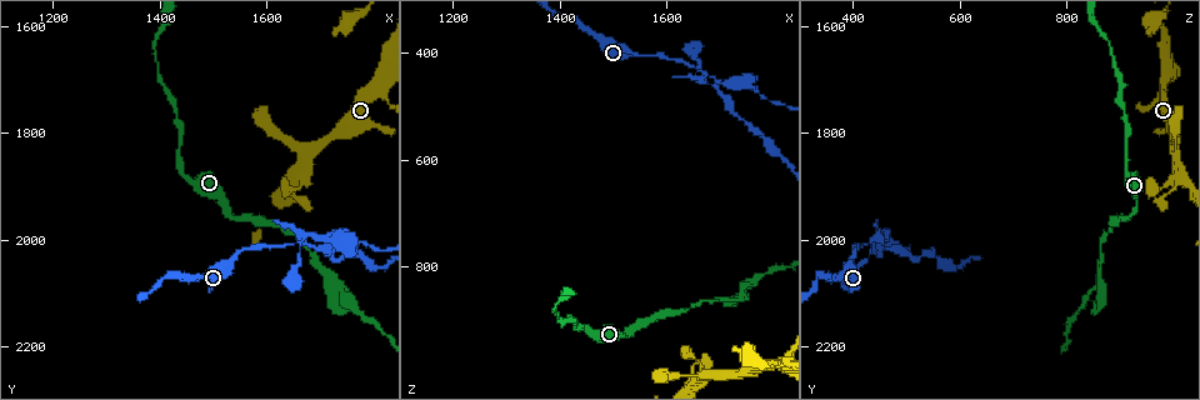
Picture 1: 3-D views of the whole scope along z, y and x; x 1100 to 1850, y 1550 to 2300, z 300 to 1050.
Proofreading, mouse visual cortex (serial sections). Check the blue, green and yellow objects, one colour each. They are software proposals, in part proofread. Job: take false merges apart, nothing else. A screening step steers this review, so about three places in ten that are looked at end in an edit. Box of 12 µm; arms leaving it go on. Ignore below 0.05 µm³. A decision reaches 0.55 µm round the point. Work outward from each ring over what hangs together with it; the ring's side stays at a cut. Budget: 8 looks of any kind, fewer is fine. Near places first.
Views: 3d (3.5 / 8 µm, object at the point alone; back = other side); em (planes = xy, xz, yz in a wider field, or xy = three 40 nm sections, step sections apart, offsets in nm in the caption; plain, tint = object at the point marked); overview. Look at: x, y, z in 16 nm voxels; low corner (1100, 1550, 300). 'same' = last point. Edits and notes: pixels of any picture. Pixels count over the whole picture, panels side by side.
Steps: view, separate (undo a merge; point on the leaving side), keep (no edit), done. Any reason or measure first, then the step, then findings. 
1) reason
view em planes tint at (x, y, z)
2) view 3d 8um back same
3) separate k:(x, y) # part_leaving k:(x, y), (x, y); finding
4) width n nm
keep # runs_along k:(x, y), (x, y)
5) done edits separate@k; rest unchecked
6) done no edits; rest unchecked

four-way junction
view 3d 3.5um at (1665, 1995, 445)

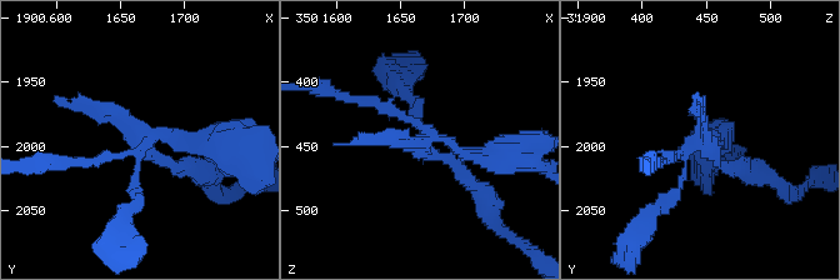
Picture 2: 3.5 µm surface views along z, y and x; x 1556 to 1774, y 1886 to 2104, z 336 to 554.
view em xy step 3 tint at (1670, 1998, 440)

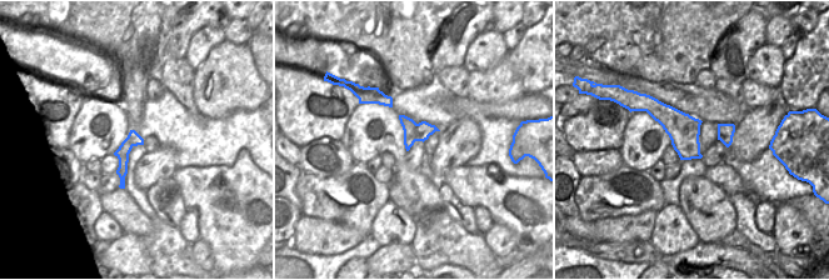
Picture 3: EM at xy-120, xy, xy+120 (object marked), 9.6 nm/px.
width 180 nm
separate 2:(415, 99) # part_leaving 2:(424, 135), (489, 211); a second cell is stuck on

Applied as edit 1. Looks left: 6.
view 3d 3.5um at (1730, 2090, 860)

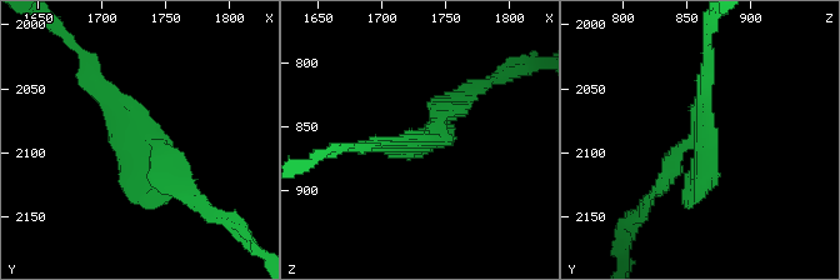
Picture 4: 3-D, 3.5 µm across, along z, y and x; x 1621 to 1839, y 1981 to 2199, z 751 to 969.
view em xy step 1 tint at (1726, 2086, 862)

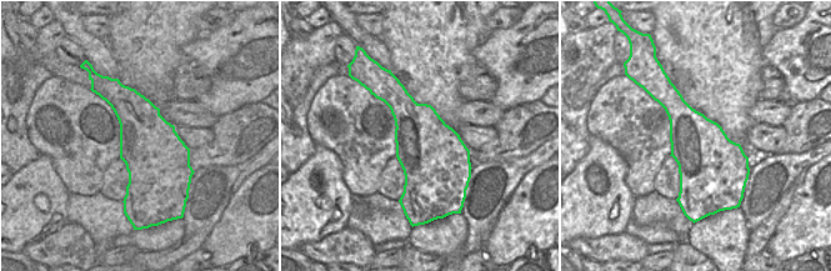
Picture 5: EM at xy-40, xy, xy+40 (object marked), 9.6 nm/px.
width 650 nm
keep # runs_along 4:(84, 69), (173, 184); all the same cell

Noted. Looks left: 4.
arms run side by side
view 3d 8um at (1660, 1880, 1015)

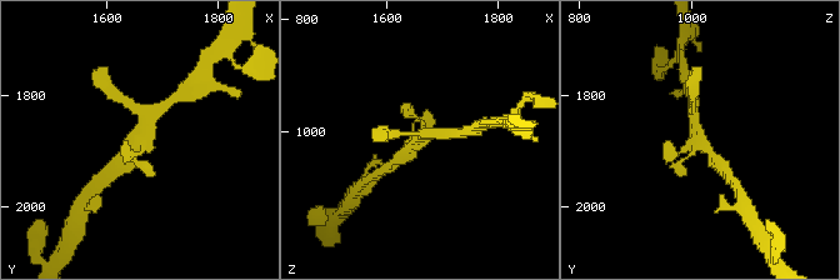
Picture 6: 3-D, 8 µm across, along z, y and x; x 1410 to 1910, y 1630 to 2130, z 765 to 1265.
view 3d 3.5um at (1665, 1885, 1010)

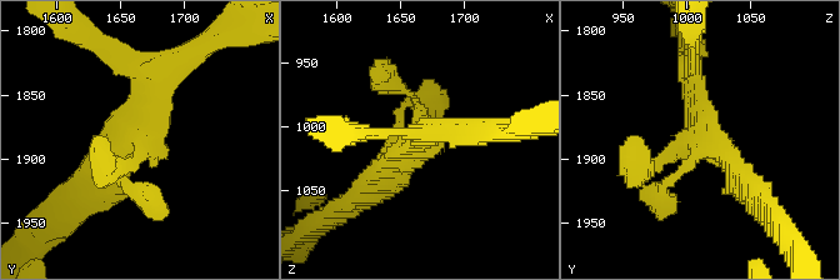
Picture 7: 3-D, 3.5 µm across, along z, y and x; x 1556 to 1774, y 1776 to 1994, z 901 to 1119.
arms 4; arm_widths 150, 150, 300, 300 nm
keep # runs_along 7:(179, 66), (98, 189); continuous, no second cell

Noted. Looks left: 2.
done edits separate@2; rest unchecked

